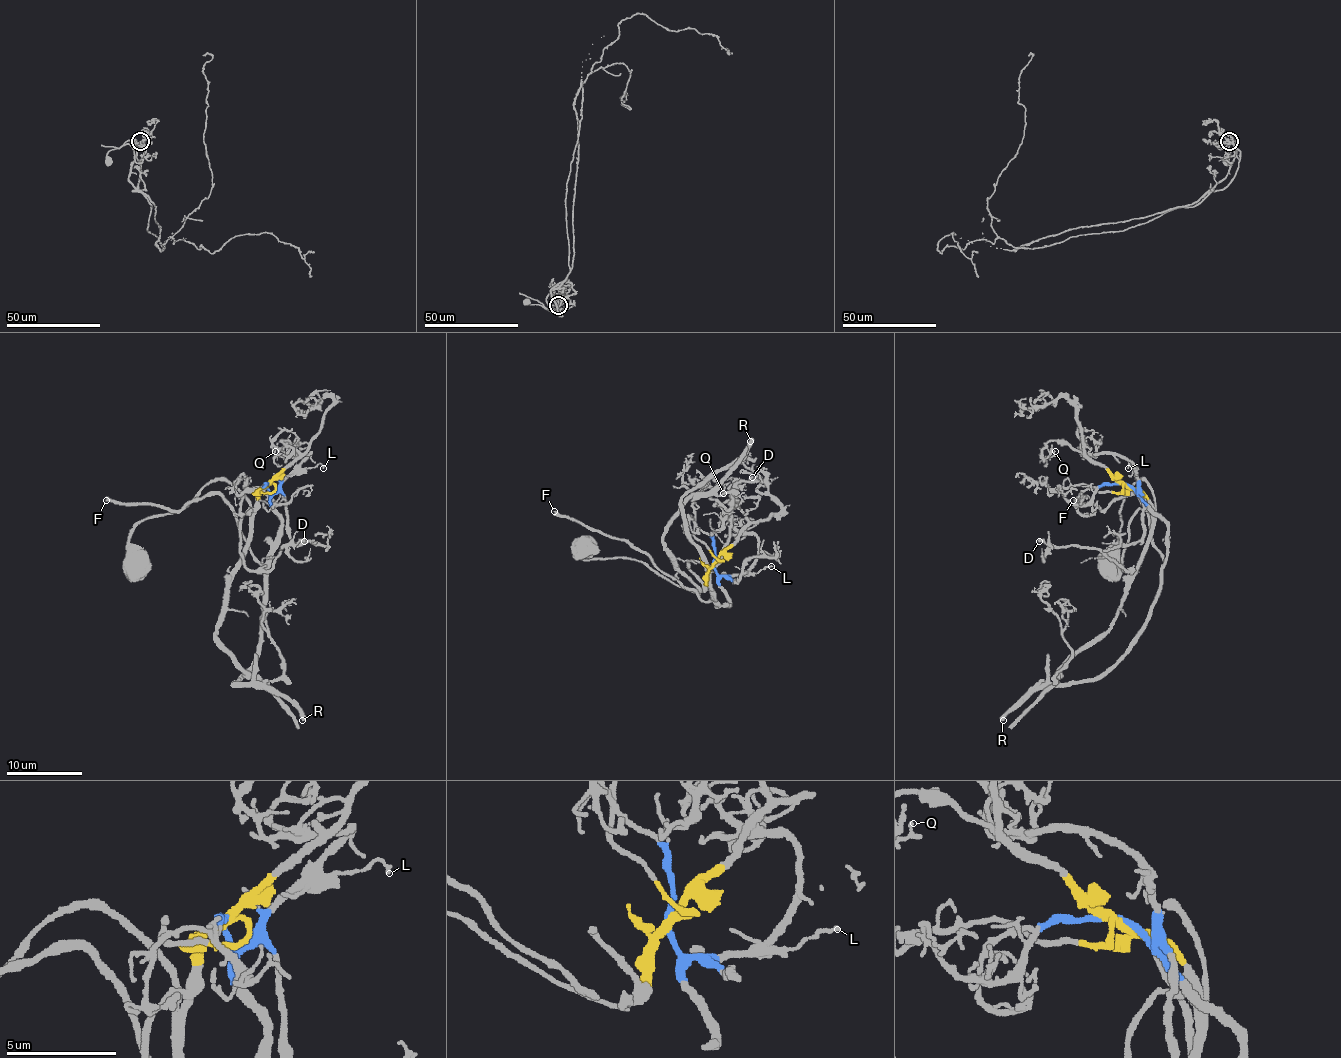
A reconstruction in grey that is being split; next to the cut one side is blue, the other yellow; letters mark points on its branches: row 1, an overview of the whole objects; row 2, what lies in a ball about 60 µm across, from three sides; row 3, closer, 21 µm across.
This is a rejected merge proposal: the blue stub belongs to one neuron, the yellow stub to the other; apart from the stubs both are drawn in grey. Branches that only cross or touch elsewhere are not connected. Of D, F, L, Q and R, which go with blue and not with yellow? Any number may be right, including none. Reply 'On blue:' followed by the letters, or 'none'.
On blue: F, L, R

